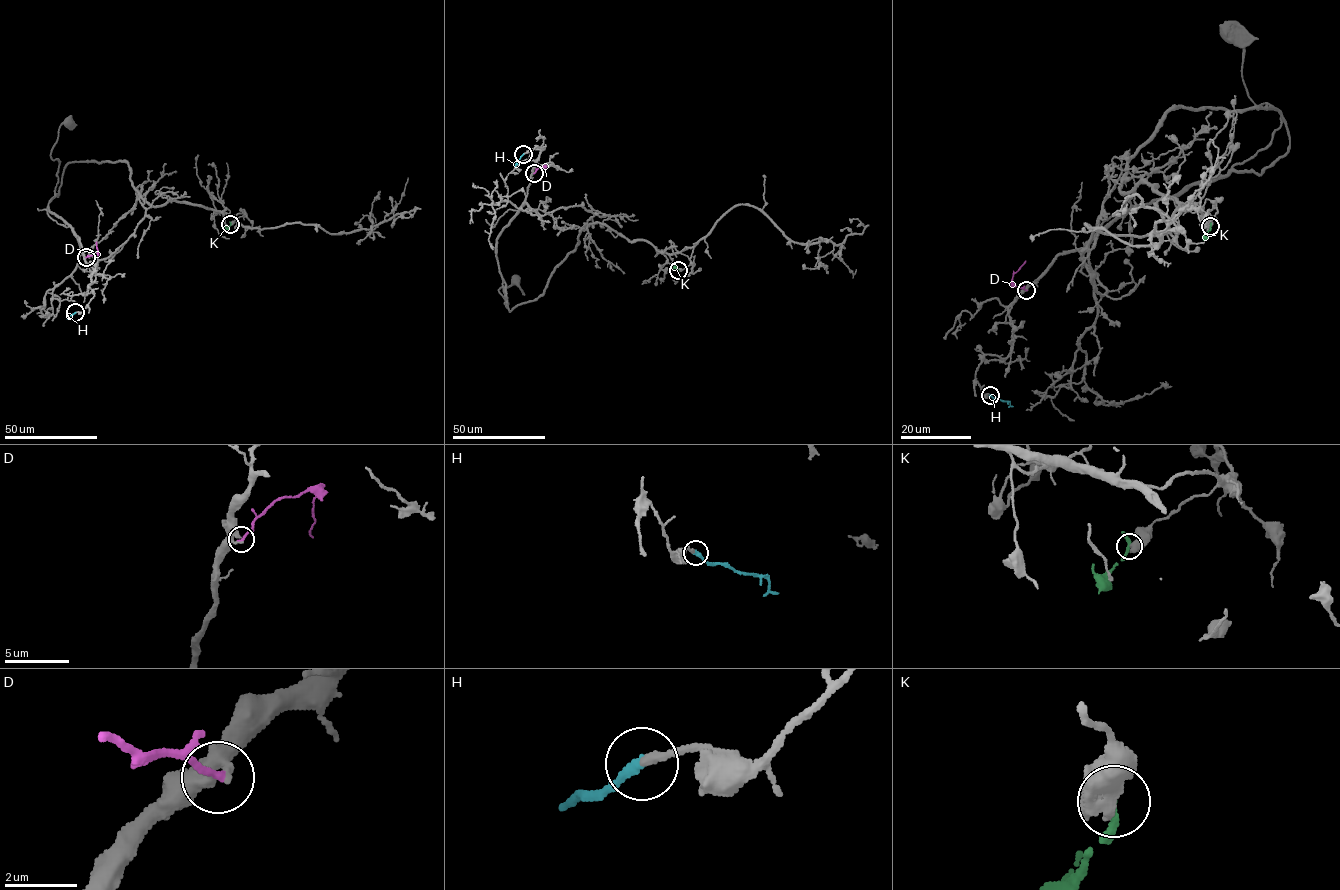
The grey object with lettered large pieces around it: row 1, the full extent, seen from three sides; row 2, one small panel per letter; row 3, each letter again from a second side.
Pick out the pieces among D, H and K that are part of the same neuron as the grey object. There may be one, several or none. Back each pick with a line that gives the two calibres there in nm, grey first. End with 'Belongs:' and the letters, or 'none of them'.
D: 400 nm thick on the grey side, 200 nm on the other
H: 260 nm thick on the grey side, 280 nm on the other
Belongs: D, H

